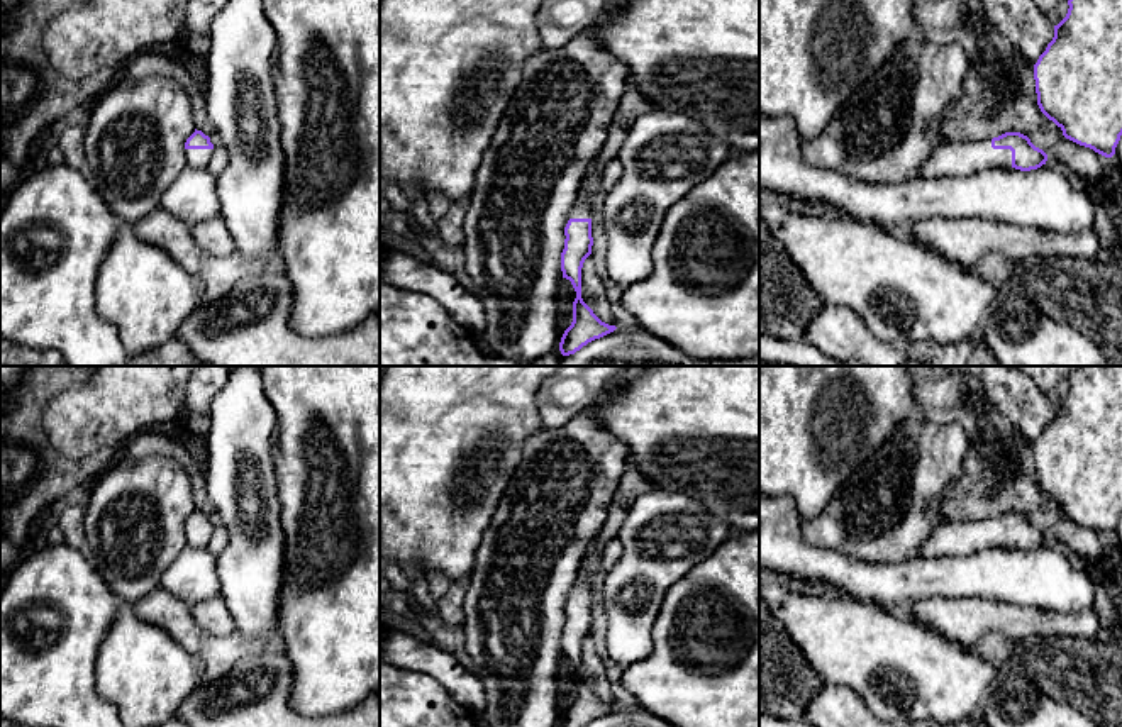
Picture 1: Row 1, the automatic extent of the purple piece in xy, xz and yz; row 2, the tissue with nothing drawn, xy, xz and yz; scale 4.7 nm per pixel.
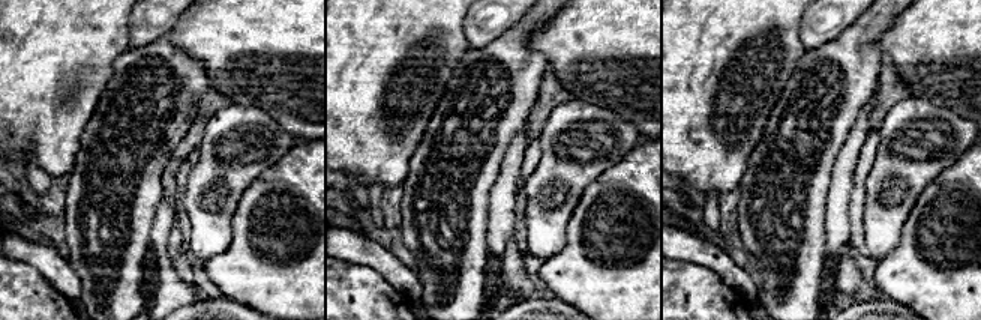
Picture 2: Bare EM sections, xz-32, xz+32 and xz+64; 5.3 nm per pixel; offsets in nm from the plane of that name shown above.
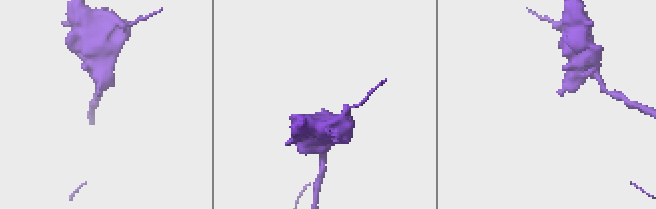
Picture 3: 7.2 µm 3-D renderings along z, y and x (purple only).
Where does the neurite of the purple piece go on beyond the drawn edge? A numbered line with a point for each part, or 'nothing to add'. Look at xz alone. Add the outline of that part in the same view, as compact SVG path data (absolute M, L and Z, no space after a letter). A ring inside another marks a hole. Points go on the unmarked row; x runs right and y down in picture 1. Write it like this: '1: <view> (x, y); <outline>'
1: xz (582, 588); M595 536L581 559L578 576L569 590L569 598L592 597L592 578L602 563L602 551L603 547L598 546L597 536Z

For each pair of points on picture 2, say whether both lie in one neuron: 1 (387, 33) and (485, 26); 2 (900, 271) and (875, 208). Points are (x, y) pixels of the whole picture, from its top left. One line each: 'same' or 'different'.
1: different
2: different

